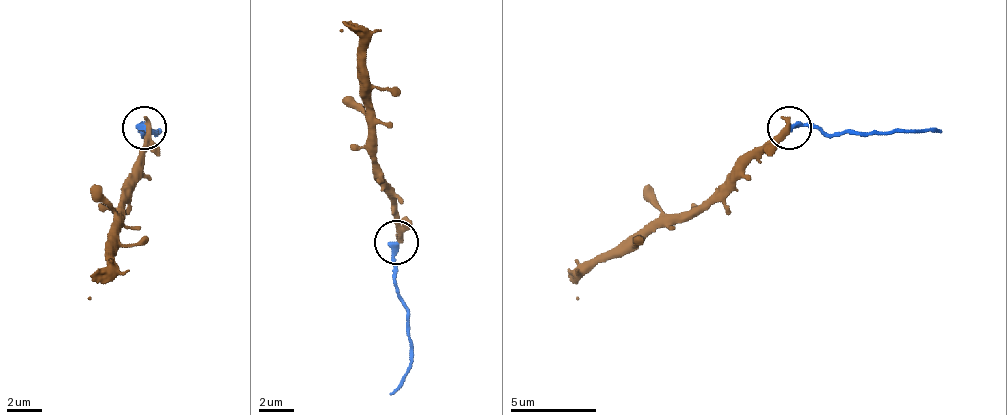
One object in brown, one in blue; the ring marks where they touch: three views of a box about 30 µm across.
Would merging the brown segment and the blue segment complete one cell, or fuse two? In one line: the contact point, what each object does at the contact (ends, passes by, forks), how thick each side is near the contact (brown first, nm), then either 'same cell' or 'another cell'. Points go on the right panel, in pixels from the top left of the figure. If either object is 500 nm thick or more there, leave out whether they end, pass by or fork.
place (789, 127); brown ends; blue ends; calibres 400 and 320 nm; another cell

